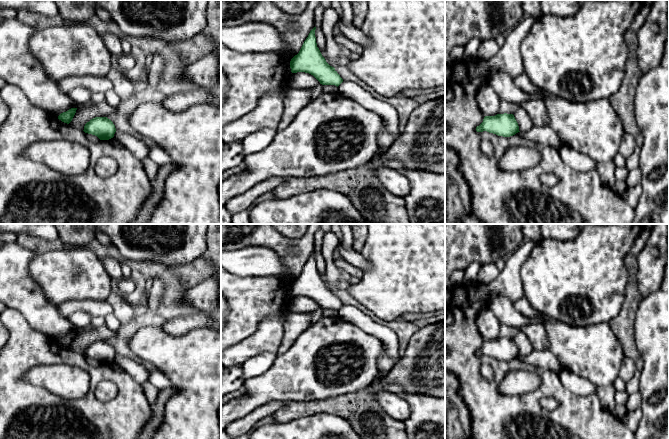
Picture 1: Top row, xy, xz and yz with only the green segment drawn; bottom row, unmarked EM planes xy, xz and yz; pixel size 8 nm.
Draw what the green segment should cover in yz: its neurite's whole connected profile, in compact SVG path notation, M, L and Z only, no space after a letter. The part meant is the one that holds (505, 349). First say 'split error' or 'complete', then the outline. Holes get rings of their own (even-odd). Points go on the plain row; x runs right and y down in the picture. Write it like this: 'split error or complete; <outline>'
complete; M507 337L485 340L483 346L476 351L476 355L487 355L503 361L510 361L520 356L514 339Z

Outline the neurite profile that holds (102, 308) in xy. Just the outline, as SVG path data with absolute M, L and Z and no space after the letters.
M70 300L58 304L57 310L60 315L69 316L76 311L84 311L91 317L106 317L113 313L113 308L107 300Z

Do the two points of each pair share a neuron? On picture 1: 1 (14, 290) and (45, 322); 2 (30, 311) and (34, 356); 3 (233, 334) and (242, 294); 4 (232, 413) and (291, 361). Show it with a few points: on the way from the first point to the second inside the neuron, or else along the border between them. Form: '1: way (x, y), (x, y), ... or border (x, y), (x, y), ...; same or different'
1: way (22, 298), (38, 314); same
2: border (14, 310), (33, 328), (51, 338); different
3: way (240, 324), (242, 322), (242, 304); same
4: way (247, 403), (276, 376); same

